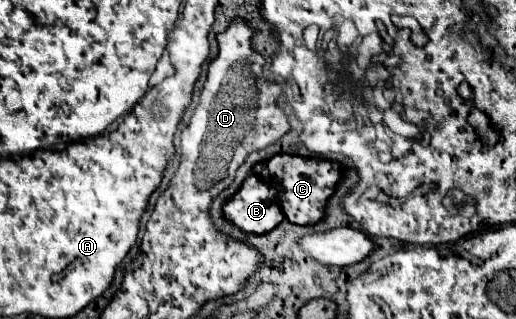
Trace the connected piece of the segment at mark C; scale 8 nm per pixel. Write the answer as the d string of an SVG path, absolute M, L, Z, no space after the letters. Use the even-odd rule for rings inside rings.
M276 154L264 162L258 162L252 170L262 180L272 180L278 184L282 194L282 212L294 224L316 224L324 216L326 200L332 196L334 186L340 178L340 166L322 158L302 158L292 154Z

